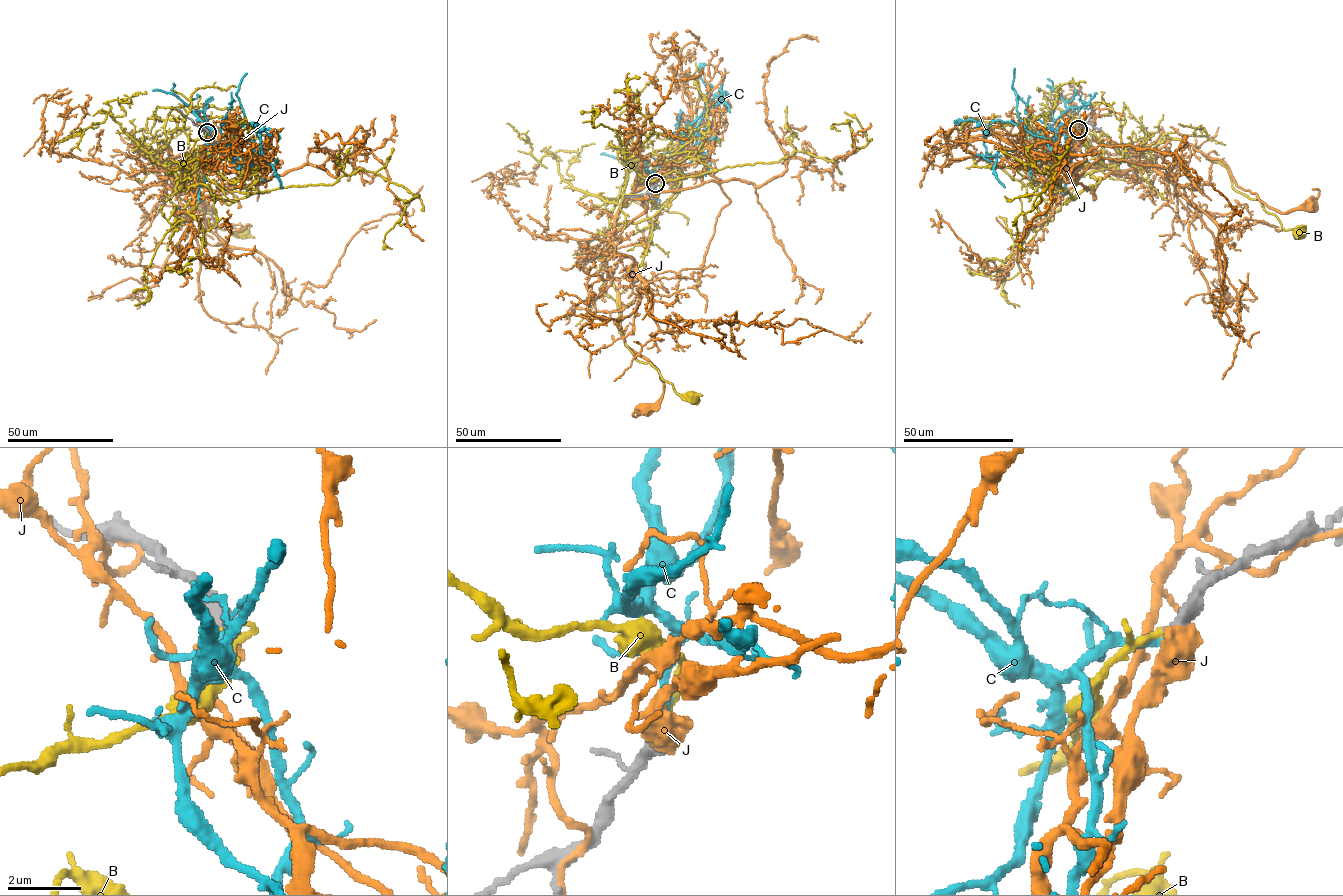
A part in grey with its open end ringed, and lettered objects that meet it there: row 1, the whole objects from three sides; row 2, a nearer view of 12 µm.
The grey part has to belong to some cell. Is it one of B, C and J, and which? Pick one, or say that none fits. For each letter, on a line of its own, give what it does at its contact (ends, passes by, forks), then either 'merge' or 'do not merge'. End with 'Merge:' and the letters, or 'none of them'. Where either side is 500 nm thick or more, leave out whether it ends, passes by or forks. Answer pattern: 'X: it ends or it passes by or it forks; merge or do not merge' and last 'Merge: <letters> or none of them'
B: it passes by; do not merge
C: it ends; merge
J: do not merge
Merge: C

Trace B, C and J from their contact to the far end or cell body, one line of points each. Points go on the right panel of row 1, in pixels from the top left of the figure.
B: (1077, 129), (1067, 138), (1063, 126), (1124, 156), (1167, 138), (1192, 144), (1224, 165), (1235, 190), (1299, 233)
C: (1079, 129), (1060, 126), (1052, 145), (994, 156), (985, 130), (1010, 121), (1070, 160)
J: (1079, 129), (1074, 167), (1127, 170), (1181, 139), (1221, 160), (1271, 208), (1309, 206)

